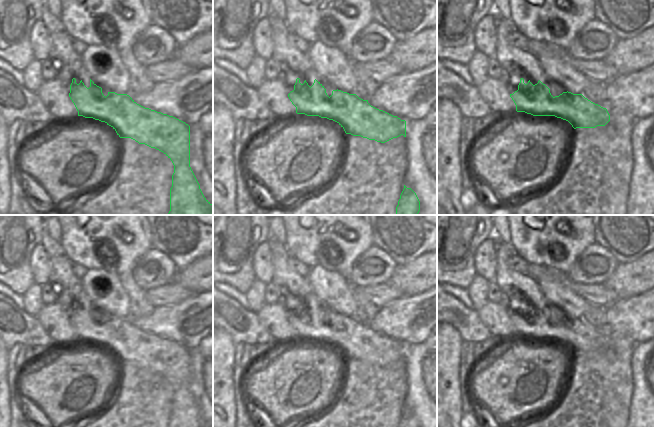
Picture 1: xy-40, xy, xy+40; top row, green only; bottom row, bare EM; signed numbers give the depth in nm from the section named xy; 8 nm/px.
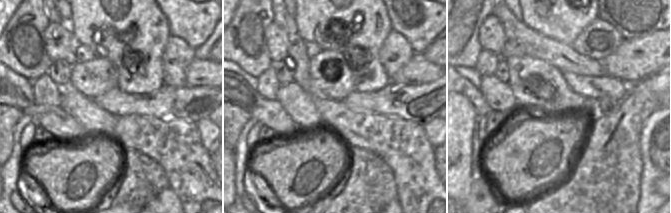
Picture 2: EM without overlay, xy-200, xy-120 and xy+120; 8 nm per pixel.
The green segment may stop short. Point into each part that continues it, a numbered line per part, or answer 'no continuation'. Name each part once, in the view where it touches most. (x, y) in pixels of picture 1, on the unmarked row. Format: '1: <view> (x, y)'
1: xy (292, 287)

